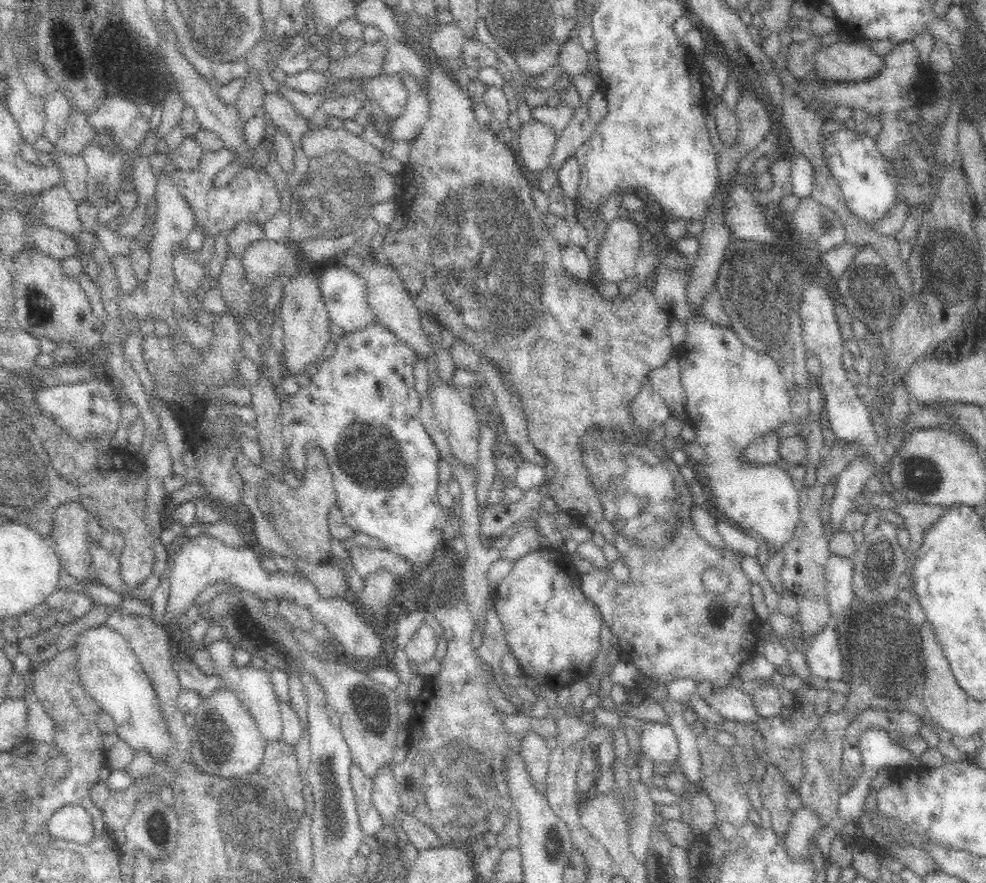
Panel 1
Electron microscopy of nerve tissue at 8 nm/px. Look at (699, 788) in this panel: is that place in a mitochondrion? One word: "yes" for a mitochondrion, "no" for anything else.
no

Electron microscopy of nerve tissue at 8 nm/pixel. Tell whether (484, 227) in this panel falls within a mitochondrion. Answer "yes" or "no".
yes

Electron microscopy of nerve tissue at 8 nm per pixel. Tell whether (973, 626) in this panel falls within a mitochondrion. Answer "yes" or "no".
yes

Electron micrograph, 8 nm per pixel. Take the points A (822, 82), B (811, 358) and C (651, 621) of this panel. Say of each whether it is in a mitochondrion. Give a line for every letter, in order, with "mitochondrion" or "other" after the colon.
A: other
B: other
C: other

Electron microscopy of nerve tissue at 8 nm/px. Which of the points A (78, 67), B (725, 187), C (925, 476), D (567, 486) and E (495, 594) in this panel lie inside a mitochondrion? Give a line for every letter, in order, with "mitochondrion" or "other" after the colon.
A: mitochondrion
B: other
C: mitochondrion
D: other
E: other

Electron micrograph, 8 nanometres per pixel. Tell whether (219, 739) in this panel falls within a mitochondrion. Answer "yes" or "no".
yes

